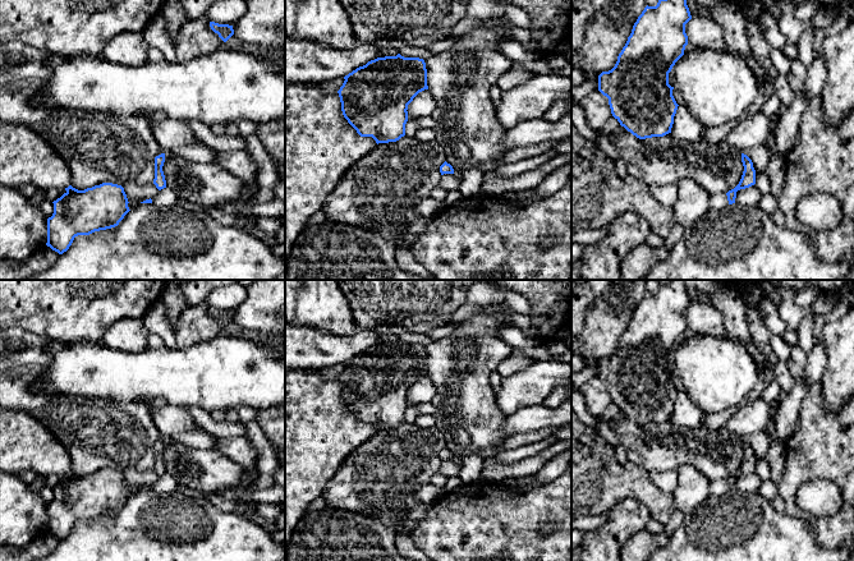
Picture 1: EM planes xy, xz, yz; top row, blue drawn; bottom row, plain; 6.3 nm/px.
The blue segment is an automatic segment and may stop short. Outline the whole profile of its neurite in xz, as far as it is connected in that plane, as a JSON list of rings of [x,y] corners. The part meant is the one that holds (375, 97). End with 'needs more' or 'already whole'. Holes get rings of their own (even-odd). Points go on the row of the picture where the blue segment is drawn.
[[[400,54],[371,60],[344,79],[338,91],[344,118],[361,137],[372,137],[377,144],[396,142],[405,135],[408,105],[419,92],[428,89],[424,60]]]; already whole

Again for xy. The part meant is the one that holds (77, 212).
[[[102,183],[84,190],[69,185],[65,190],[52,202],[54,213],[47,219],[46,245],[59,254],[75,236],[115,227],[130,211],[124,188],[118,184]]]; already whole

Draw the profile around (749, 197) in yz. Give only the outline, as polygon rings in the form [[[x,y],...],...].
[[[752,185],[745,189],[740,189],[736,192],[735,203],[743,206],[743,207],[758,207],[762,194],[756,188],[756,185]]]

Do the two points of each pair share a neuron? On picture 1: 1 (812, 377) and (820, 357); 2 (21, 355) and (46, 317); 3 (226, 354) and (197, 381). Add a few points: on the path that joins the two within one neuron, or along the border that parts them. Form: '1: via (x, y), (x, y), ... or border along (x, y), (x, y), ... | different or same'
1: via (813, 372), (816, 362) | same
2: border along (13, 326), (55, 340) | different
3: via (219, 362), (205, 375) | same

